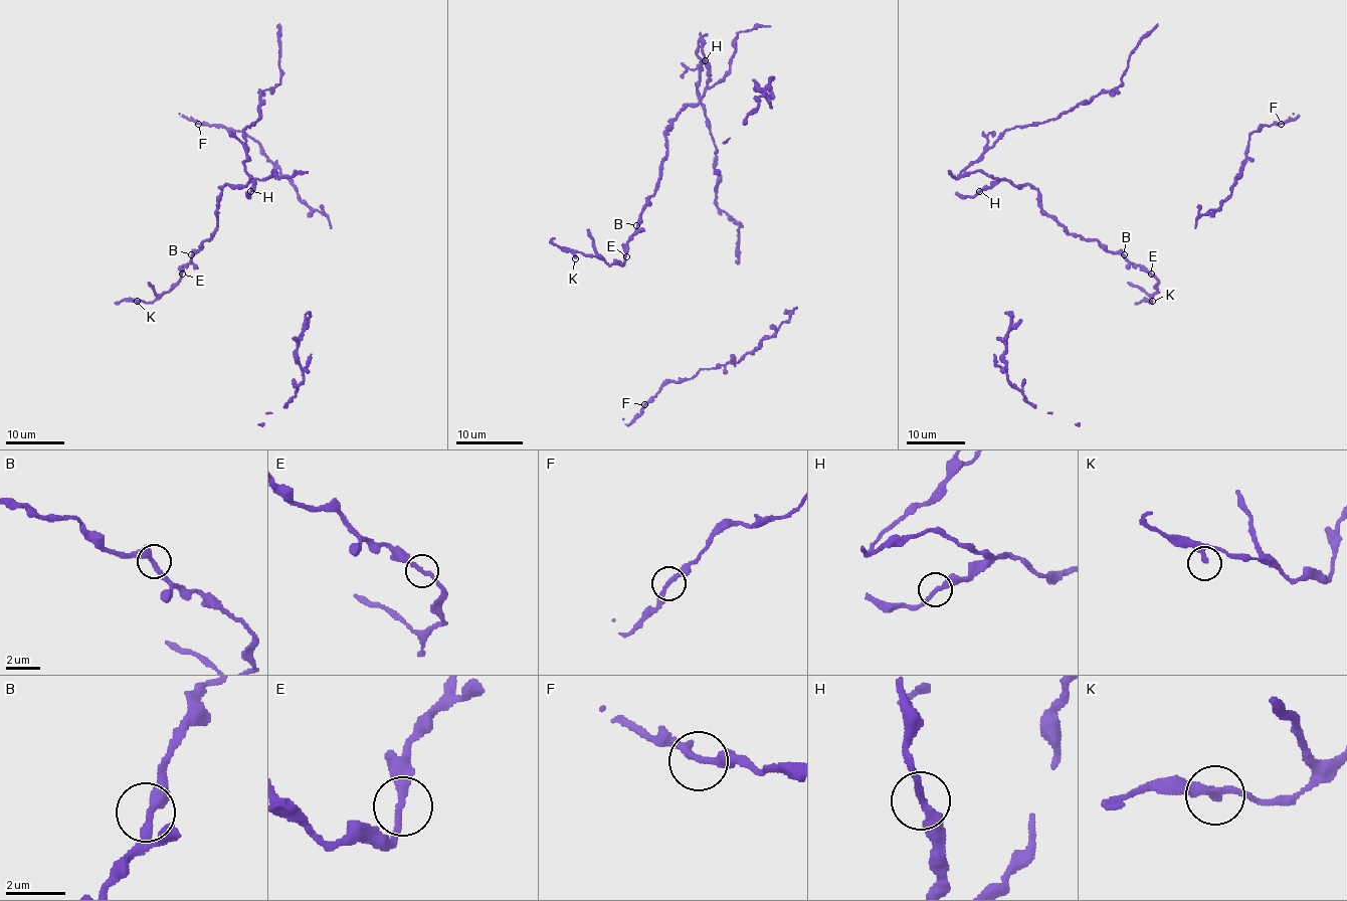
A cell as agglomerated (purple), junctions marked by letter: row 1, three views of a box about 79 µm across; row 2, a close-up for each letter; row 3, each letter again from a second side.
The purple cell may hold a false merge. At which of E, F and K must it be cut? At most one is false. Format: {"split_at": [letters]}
{"split_at": []}

